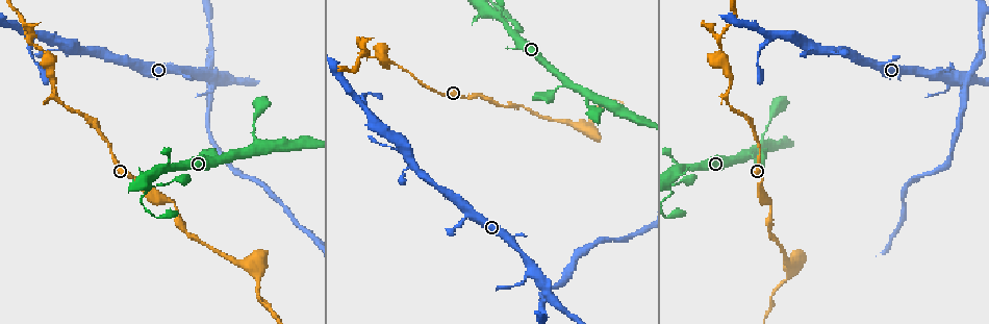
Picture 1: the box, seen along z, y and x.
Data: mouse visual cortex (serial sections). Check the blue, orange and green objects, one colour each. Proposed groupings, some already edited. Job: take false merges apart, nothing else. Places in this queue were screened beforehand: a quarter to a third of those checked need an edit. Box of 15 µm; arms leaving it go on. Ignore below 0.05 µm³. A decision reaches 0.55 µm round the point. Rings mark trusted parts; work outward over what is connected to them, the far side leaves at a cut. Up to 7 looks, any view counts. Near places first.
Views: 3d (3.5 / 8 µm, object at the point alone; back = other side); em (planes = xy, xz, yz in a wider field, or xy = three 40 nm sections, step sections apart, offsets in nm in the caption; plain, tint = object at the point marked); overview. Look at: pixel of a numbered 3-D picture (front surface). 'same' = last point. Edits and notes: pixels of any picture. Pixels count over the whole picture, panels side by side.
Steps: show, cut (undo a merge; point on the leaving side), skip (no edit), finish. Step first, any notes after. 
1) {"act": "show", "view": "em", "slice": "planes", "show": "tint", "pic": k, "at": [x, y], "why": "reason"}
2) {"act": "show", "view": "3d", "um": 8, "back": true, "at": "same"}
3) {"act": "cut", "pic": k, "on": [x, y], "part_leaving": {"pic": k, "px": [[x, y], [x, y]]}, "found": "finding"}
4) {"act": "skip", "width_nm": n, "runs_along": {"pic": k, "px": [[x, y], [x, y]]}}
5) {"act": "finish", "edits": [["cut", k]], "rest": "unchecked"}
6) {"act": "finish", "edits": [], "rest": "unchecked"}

{"act": "show", "view": "3d", "um": 8, "pic": 1, "at": [35, 64], "why": "a narrow waist"}

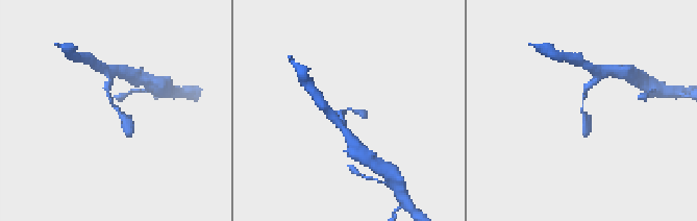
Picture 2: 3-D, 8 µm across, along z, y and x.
{"act": "show", "view": "em", "slice": "xy", "step": 2, "show": "tint", "pic": 2, "at": [581, 107]}

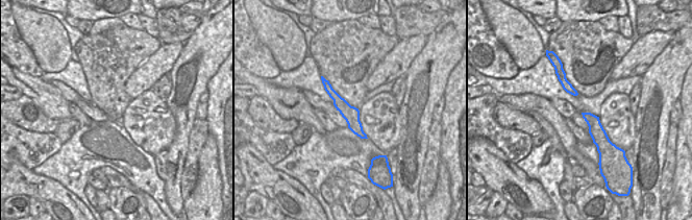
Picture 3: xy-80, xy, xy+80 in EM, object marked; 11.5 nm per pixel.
{"act": "skip", "runs_along": {"pic": 3, "px": [[325, 82], [363, 136]]}, "found": "all the same cell"}

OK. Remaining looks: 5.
{"act": "show", "view": "3d", "um": 8, "back": true, "pic": 1, "at": [673, 185], "why": "calibre changes"}

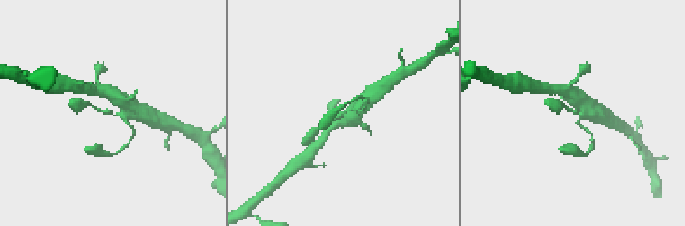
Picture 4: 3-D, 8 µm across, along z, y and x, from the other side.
{"act": "show", "view": "em", "slice": "xy", "step": 2, "show": "tint", "pic": 4, "at": [578, 111], "arm_widths_nm": [100, 500], "why": "shape alone is not enough"}

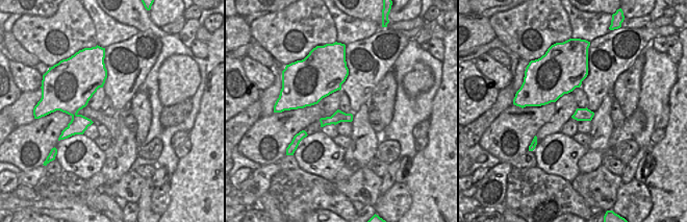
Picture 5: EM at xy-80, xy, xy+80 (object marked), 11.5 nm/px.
{"act": "cut", "pic": 4, "on": [106, 111], "found": "two cells meet here"}

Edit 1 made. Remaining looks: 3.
{"act": "show", "view": "3d", "um": 3.5, "pic": 1, "at": [546, 297], "why": "four-way junction"}

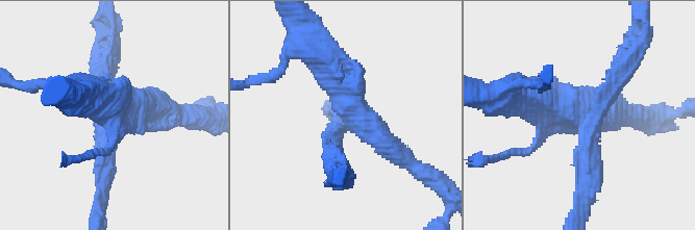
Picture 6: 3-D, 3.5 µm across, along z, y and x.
{"act": "show", "view": "em", "slice": "xy", "step": 3, "show": "tint", "pic": 6, "at": [346, 120], "why": "shape alone is not enough"}

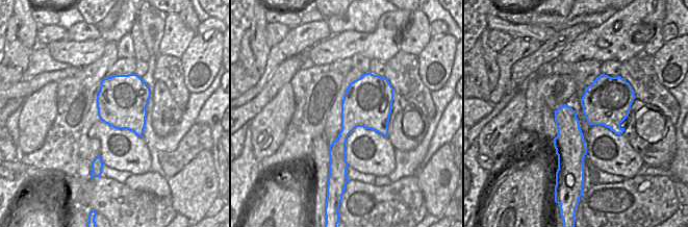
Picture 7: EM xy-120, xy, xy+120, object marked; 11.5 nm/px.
{"act": "cut", "pic": 6, "on": [327, 142], "part_leaving": {"pic": 6, "px": [[585, 127], [590, 139], [579, 216]]}, "found": "a second cell is stuck on"}

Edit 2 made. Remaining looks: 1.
{"act": "finish", "edits": [["cut", 4], ["cut", 6]], "rest": "unchecked"}

